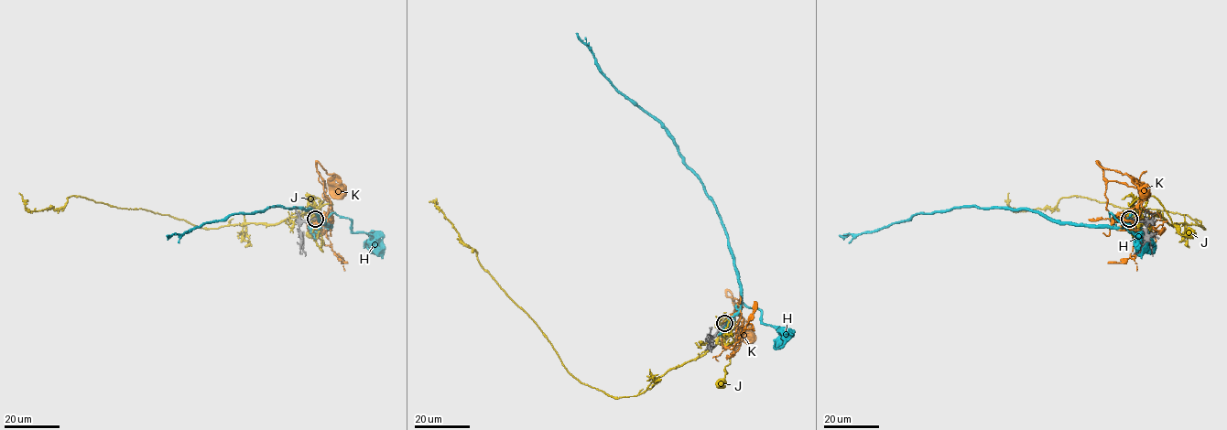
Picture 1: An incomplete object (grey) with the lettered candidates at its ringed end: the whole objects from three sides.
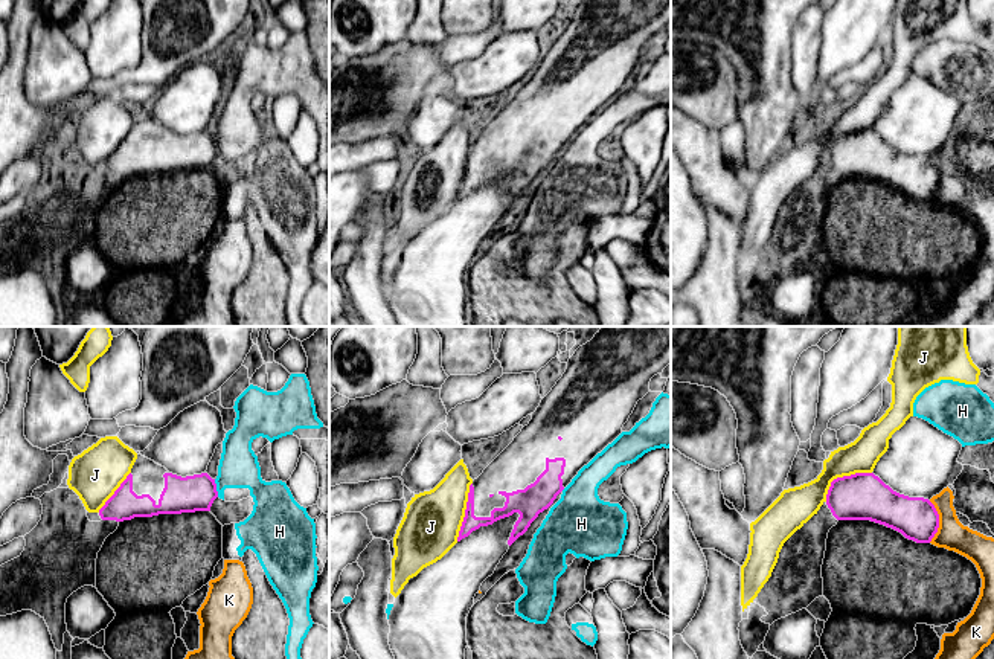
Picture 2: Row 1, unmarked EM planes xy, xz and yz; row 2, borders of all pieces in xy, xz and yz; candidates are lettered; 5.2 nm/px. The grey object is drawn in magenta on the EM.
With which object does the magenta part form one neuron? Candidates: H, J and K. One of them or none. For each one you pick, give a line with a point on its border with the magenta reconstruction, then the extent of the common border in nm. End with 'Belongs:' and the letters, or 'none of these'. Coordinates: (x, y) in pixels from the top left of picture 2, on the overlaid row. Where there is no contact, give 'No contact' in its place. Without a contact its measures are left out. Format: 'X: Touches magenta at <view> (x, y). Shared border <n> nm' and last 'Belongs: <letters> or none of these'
Belongs: none of these

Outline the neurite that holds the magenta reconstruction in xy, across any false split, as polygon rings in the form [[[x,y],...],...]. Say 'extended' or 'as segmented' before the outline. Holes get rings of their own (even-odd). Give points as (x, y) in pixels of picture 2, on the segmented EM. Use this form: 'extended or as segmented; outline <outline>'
extended; outline [[[137,455],[131,473],[99,510],[102,520],[131,520],[159,514],[210,511],[218,497],[215,479],[207,473],[177,476]]]

